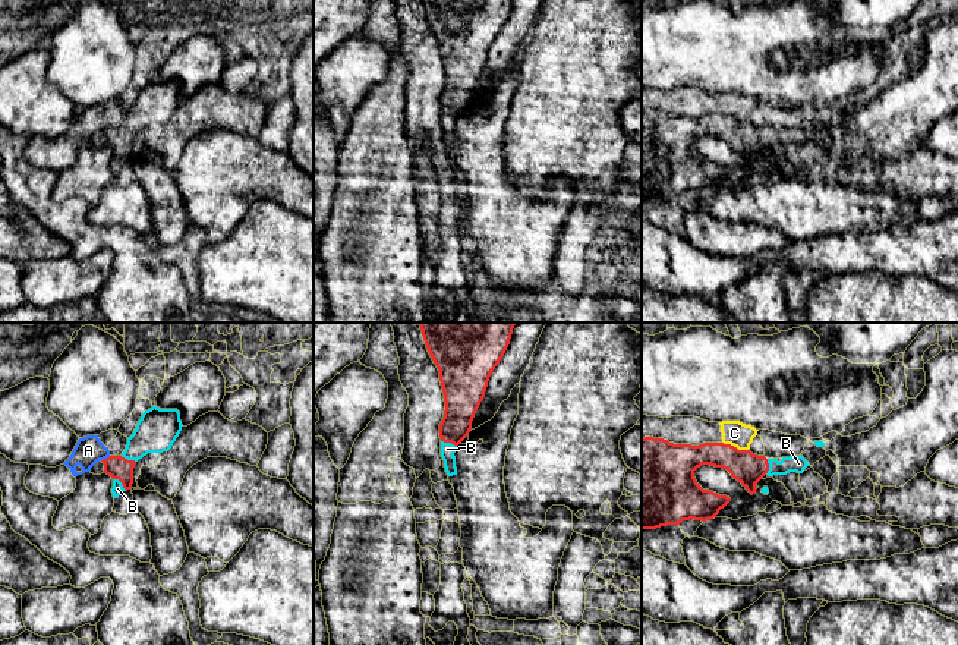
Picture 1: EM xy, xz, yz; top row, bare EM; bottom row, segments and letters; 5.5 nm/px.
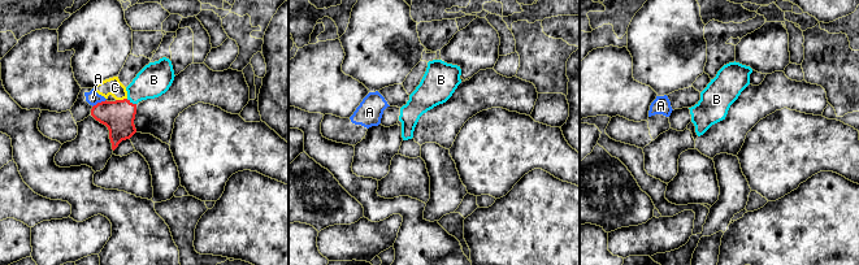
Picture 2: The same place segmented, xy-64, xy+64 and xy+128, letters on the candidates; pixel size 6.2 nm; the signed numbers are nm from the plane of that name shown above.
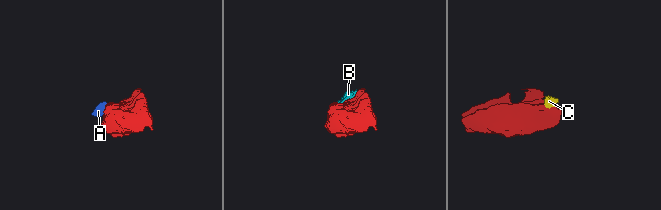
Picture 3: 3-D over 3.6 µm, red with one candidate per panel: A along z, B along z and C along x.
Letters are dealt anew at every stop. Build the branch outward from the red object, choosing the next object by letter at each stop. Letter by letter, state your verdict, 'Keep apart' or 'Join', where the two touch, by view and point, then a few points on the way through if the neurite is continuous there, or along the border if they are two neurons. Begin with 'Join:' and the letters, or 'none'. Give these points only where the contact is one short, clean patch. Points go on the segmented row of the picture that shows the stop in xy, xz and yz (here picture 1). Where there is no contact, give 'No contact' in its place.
Join: B
A: Keep apart. Touches red at xy (107, 458). Boundary: xy (110, 456), (101, 461)
B: Join. Touches red at xy (120, 481). Path across: xy (119, 468), (120, 481), (117, 488)
C: Keep apart. Touches red at yz (736, 447). Boundary: yz (722, 441), (747, 450)

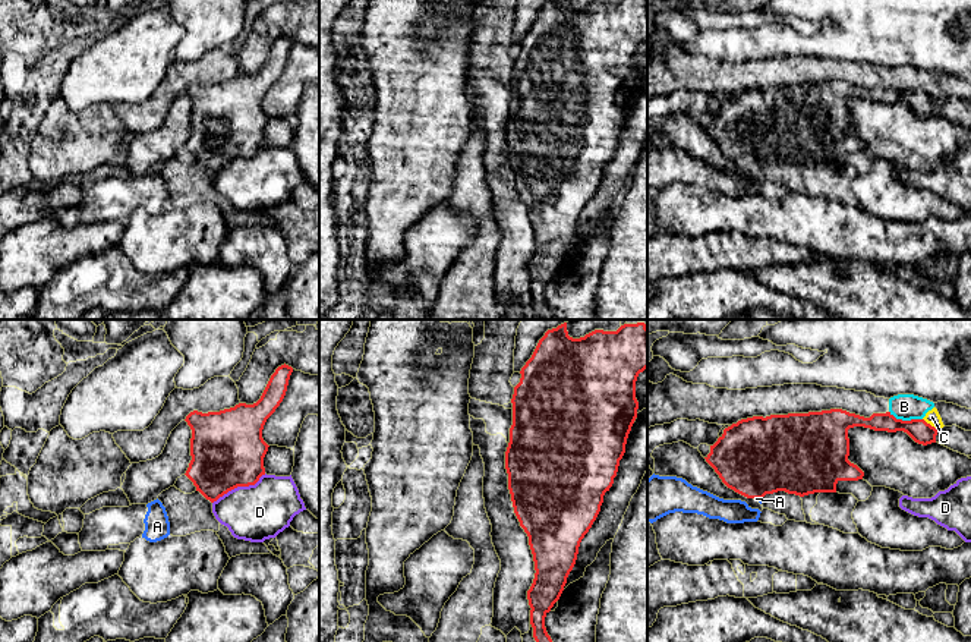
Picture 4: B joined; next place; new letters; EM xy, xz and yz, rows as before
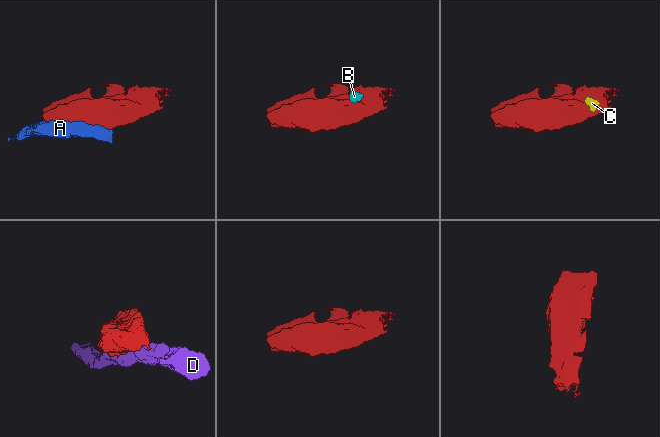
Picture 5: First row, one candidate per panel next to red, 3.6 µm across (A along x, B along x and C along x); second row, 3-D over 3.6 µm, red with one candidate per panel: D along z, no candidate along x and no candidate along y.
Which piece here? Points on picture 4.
Join: none
A: Keep apart. Touches red at yz (757, 497). Boundary: yz (754, 499), (759, 500)
B: Keep apart. Touches red at yz (905, 421). Boundary: yz (889, 411), (897, 418), (921, 419)
C: Keep apart. Touches red at yz (929, 424). Boundary: yz (923, 418), (938, 430)
D: Keep apart. Touches red at xy (239, 485)

